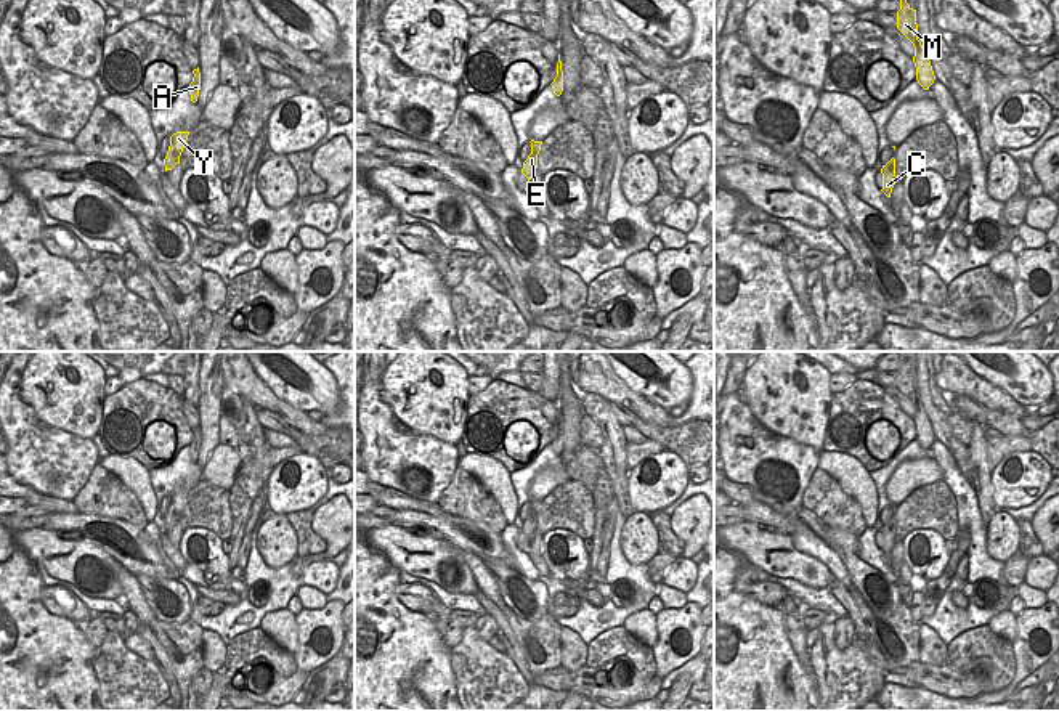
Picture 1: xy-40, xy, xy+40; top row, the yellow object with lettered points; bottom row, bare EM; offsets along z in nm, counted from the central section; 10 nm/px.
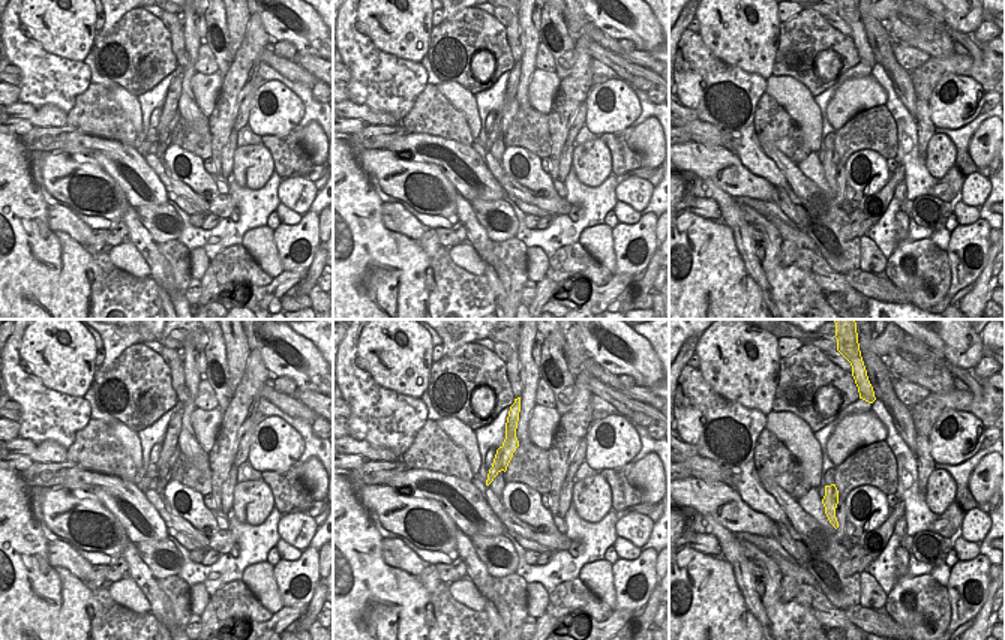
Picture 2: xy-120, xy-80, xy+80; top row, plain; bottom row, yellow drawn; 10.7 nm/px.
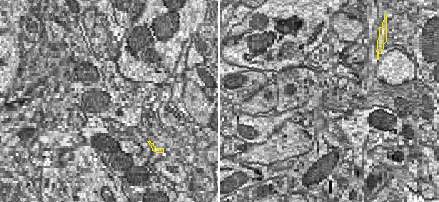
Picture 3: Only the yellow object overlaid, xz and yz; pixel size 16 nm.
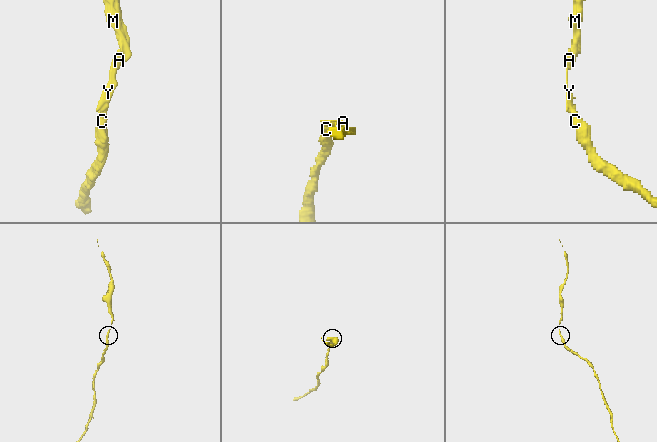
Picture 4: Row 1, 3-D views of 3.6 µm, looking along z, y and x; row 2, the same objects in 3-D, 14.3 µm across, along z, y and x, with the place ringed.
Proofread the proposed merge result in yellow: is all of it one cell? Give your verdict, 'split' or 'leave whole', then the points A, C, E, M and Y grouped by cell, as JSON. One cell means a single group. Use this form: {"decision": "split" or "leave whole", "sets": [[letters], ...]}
{"decision": "leave whole", "sets": [["A", "C", "E", "M", "Y"]]}

